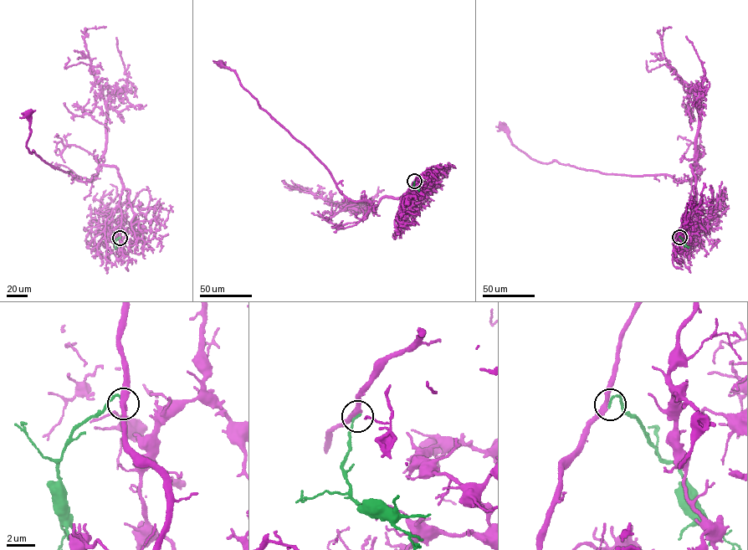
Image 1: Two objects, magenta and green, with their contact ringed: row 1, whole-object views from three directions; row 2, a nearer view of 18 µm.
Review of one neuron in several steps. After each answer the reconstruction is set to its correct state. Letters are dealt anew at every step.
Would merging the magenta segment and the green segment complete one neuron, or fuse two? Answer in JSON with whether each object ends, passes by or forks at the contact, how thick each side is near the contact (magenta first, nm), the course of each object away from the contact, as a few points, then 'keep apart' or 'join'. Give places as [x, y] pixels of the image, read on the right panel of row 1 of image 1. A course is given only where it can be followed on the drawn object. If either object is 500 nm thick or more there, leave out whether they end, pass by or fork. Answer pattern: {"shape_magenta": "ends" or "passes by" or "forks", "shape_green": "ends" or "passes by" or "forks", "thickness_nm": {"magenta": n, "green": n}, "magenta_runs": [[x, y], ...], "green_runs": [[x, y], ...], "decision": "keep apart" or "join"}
{"shape_magenta": "passes by", "shape_green": "ends", "thickness_nm": {"magenta": 360, "green": 150}, "magenta_runs": [[678, 237], [695, 203], [690, 166], [697, 165], [679, 182], [665, 174], [543, 163], [519, 150], [502, 125]], "green_runs": [[678, 237], [688, 248]], "decision": "join"}

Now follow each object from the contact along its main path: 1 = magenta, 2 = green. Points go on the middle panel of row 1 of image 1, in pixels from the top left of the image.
1: (414, 181), (406, 198), (382, 197), (376, 208), (349, 198), (310, 151), (261, 108), (233, 70), (219, 64)
2: (414, 181), (414, 187), (419, 191)

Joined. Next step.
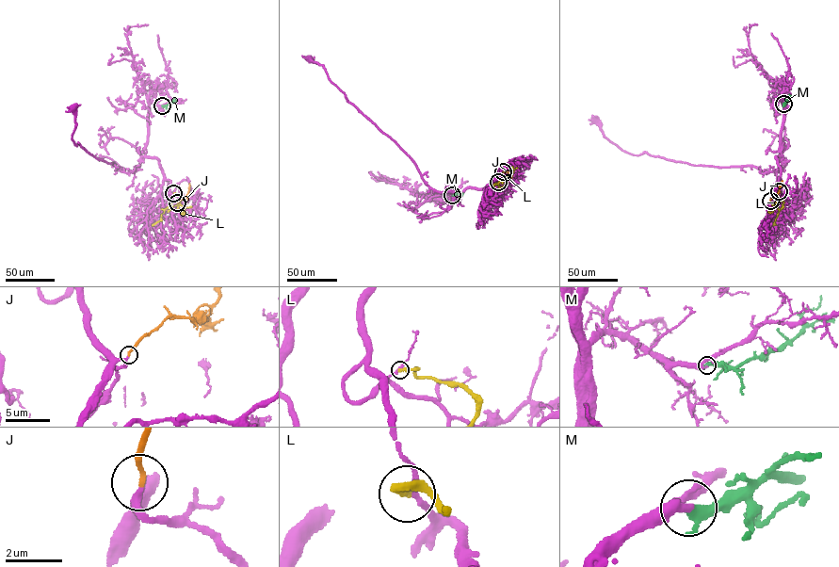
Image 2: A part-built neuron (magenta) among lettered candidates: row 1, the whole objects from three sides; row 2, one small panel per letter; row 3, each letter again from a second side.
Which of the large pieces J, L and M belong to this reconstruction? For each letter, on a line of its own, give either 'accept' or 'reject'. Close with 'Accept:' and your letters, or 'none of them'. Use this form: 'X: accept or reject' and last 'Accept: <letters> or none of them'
J: accept
L: reject
M: accept
Accept: J, M

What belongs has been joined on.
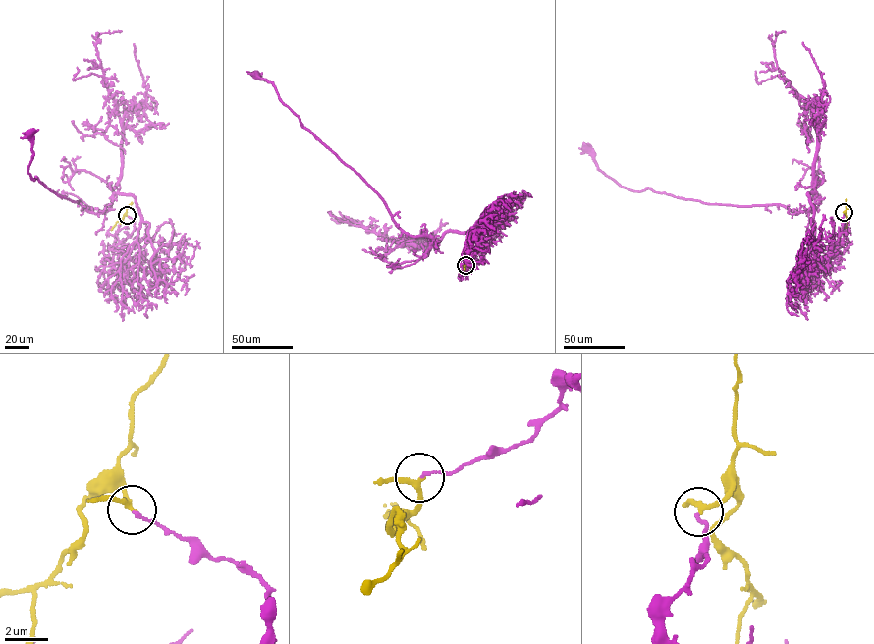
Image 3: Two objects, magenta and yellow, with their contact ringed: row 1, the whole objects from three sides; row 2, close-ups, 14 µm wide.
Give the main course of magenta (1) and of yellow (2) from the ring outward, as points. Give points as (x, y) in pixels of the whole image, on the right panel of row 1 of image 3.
1: (844, 212), (829, 251), (813, 246), (815, 193), (794, 214), (634, 191), (586, 146)
2: (844, 212), (847, 219), (846, 228)

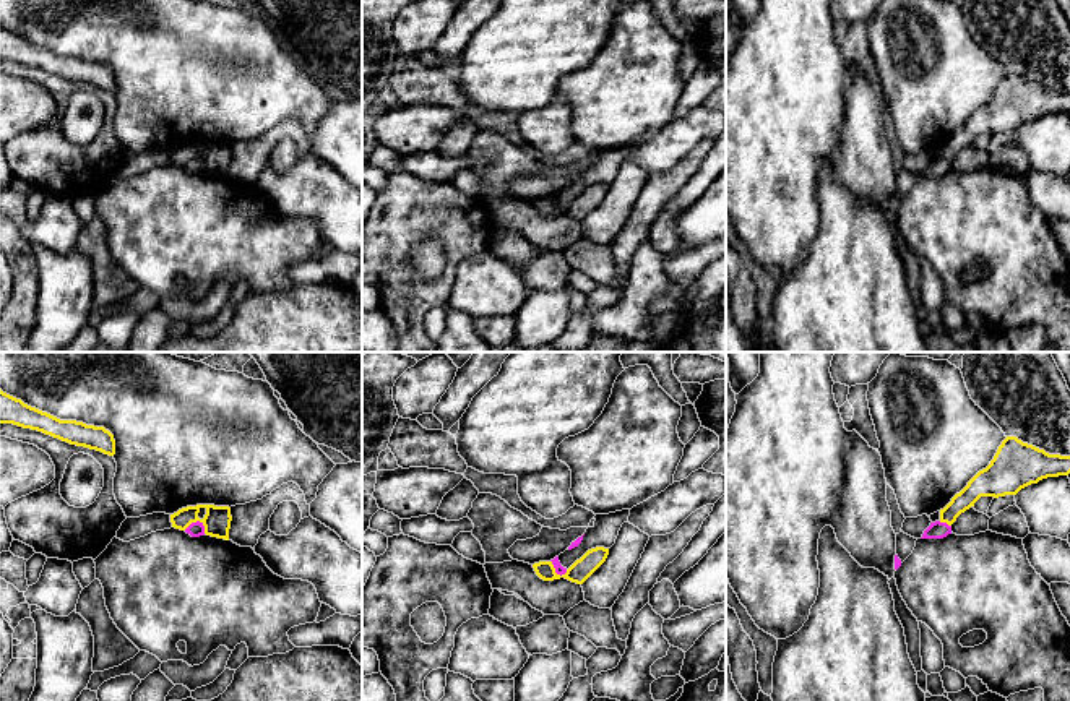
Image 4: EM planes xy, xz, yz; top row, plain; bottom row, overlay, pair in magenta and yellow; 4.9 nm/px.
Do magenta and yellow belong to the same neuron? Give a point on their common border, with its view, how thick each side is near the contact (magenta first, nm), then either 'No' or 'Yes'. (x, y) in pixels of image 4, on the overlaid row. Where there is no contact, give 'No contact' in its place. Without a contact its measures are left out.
Touches magenta at xy (194, 523). Thickness 80 nm (magenta) against 140 nm. No

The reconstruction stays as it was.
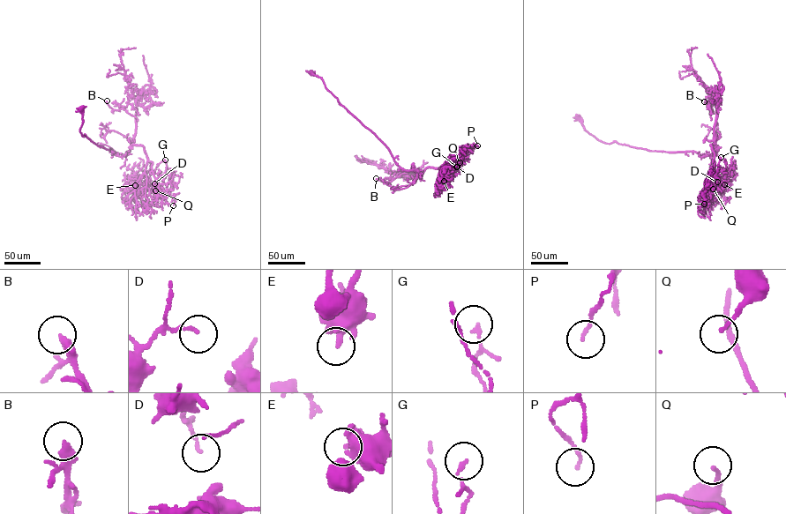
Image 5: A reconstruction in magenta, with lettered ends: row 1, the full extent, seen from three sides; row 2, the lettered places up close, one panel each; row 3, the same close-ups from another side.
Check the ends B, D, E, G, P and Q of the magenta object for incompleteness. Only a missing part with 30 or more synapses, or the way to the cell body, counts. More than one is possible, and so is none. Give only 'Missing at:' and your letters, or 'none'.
Missing at: none

